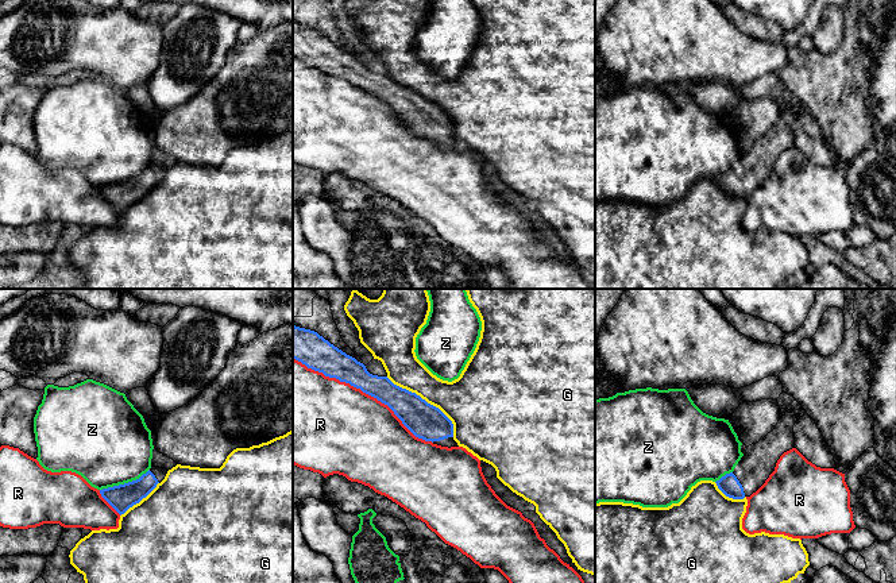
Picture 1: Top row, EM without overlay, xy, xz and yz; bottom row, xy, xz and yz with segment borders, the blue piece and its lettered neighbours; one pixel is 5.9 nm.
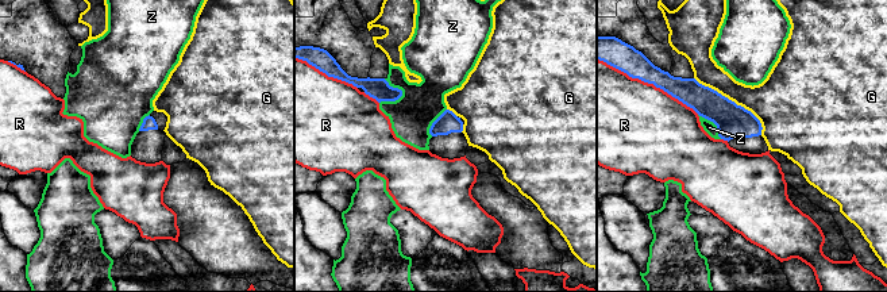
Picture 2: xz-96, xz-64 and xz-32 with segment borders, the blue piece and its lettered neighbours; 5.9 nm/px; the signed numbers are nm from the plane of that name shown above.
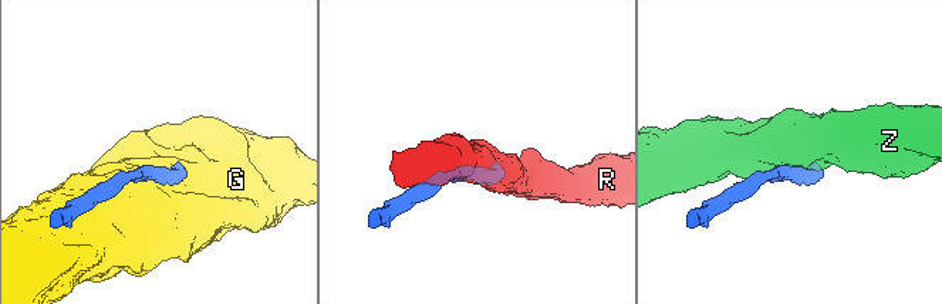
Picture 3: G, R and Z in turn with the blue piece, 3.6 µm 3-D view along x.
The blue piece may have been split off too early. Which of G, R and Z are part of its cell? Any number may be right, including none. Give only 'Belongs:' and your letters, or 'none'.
Belongs: none

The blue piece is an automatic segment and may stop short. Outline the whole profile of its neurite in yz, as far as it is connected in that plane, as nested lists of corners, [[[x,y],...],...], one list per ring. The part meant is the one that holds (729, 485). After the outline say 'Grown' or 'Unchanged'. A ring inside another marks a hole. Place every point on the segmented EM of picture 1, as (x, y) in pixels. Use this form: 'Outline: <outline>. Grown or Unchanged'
Outline: [[[780,409],[776,428],[762,440],[748,447],[734,471],[717,480],[718,489],[729,498],[744,499],[756,493],[775,471],[780,456],[795,448],[793,410]]]. Grown

